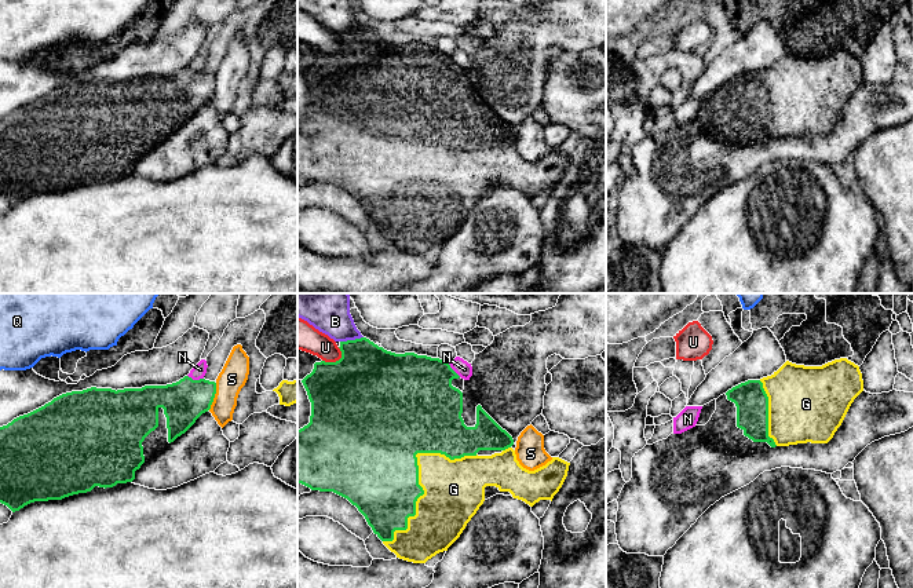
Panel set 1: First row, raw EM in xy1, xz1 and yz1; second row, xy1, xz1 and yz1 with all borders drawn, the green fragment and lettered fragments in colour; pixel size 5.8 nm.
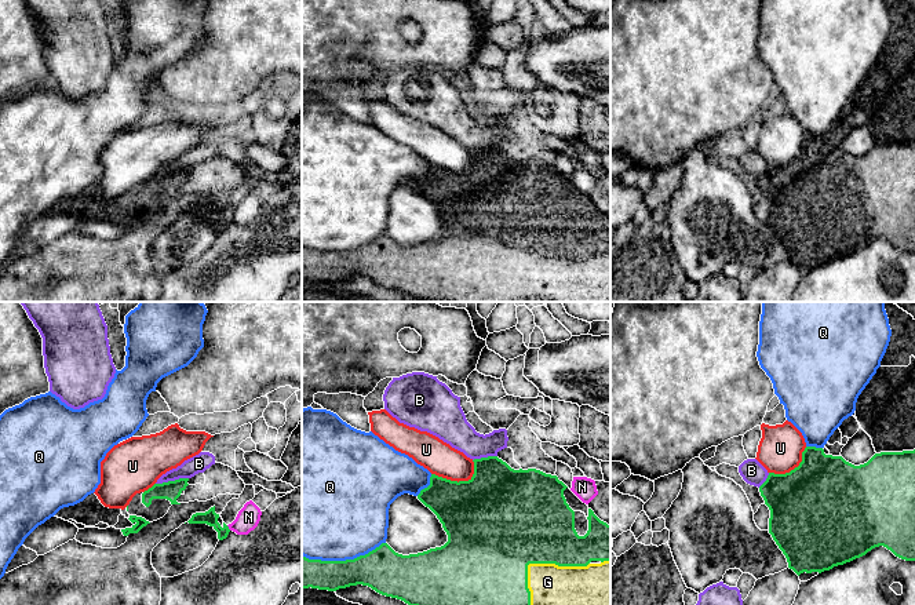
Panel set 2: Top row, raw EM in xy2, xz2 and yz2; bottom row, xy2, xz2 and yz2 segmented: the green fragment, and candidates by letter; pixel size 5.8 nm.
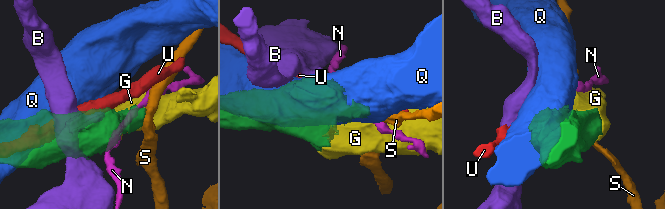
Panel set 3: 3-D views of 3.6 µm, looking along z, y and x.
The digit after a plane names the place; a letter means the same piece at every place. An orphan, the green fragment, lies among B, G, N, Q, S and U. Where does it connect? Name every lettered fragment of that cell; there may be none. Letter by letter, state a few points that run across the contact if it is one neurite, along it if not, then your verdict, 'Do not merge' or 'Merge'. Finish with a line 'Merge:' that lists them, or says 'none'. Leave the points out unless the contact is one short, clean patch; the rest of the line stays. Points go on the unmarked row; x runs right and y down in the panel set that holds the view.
B: Line: xy2 (188, 168), (156, 175). Do not merge
G: Merge
N: Do not merge
Q: Do not merge
S: Line: xy1 (216, 75), (214, 92), (208, 101). Do not merge
U: Do not merge
Merge: G

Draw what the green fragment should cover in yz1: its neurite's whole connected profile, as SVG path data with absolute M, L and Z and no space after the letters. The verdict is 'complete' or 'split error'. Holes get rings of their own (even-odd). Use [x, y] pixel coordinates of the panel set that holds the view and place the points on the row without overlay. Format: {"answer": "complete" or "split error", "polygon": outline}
{"answer": "split error", "polygon": "M847 50L835 51L822 58L804 58L786 52L771 67L748 72L726 84L737 98L737 118L753 134L767 134L771 139L797 135L828 135L841 117L851 95L863 83L859 58Z"}

